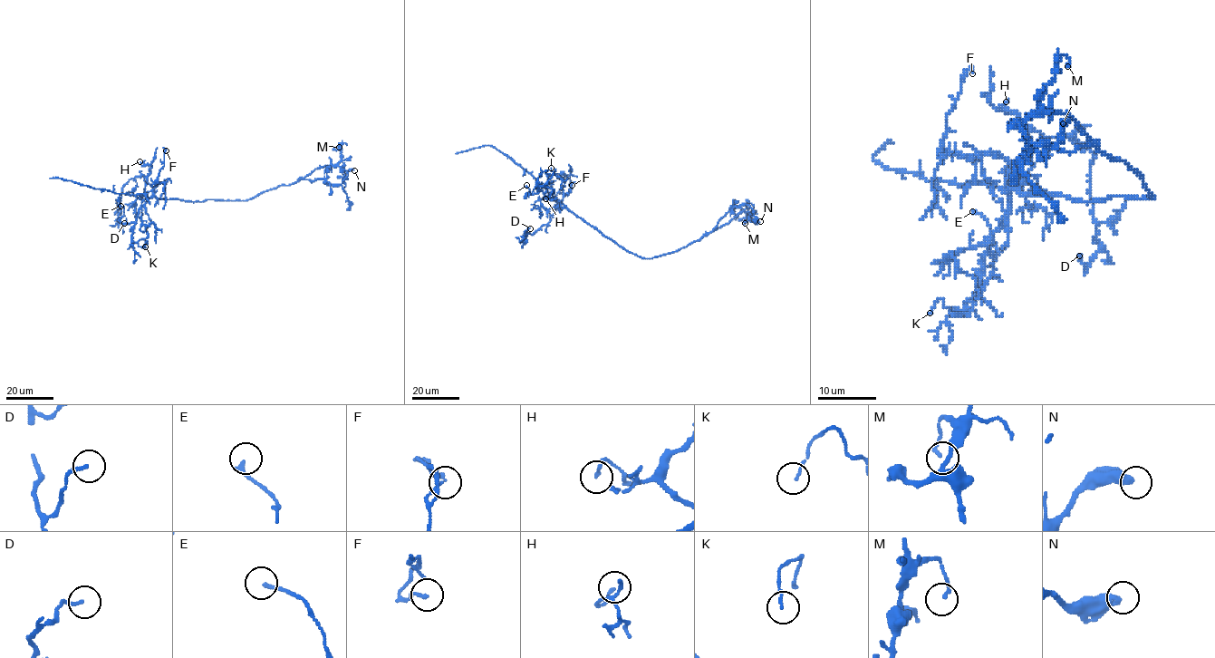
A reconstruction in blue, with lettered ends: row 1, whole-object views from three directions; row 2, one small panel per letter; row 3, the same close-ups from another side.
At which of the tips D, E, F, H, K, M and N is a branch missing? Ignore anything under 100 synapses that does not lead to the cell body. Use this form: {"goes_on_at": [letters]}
{"goes_on_at": []}

